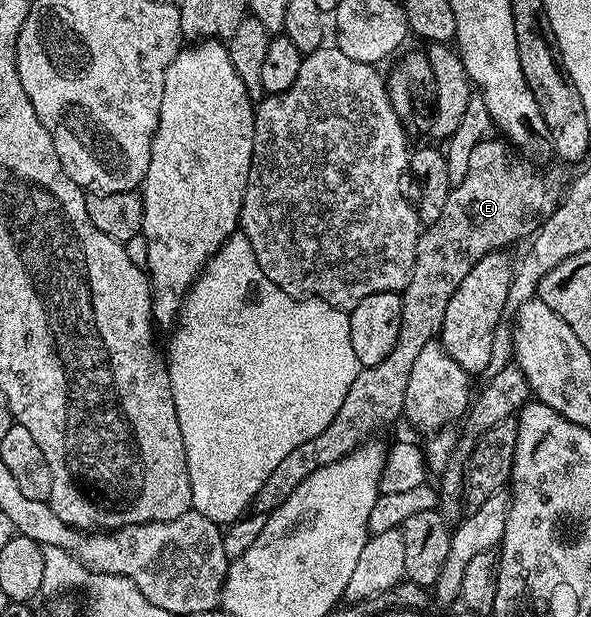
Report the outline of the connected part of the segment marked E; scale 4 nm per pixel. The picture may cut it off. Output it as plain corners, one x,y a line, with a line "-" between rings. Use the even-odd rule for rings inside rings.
489,139
478,143
470,151
470,163
466,166
466,175
462,183
453,185
446,199
446,208
442,215
434,219
432,225
421,232
416,248
416,262
408,280
408,286
402,290
402,323
398,331
398,343
394,351
369,369
361,368
360,374
350,383
338,415
330,419
330,427
322,435
314,435
302,447
294,447
278,467
262,483
254,502
255,512
270,514
314,471
330,467
359,449
369,440
375,429
388,425
391,421
400,421
406,399
406,382
410,380
410,371
422,352
422,347
430,343
439,334
442,319
446,319
446,306
450,304
450,295
458,291
458,283
470,275
470,270
478,259
497,251
507,250
507,245
515,241
531,238
536,230
556,210
562,200
562,189
556,186
552,177
547,177
540,169
531,165
507,140

